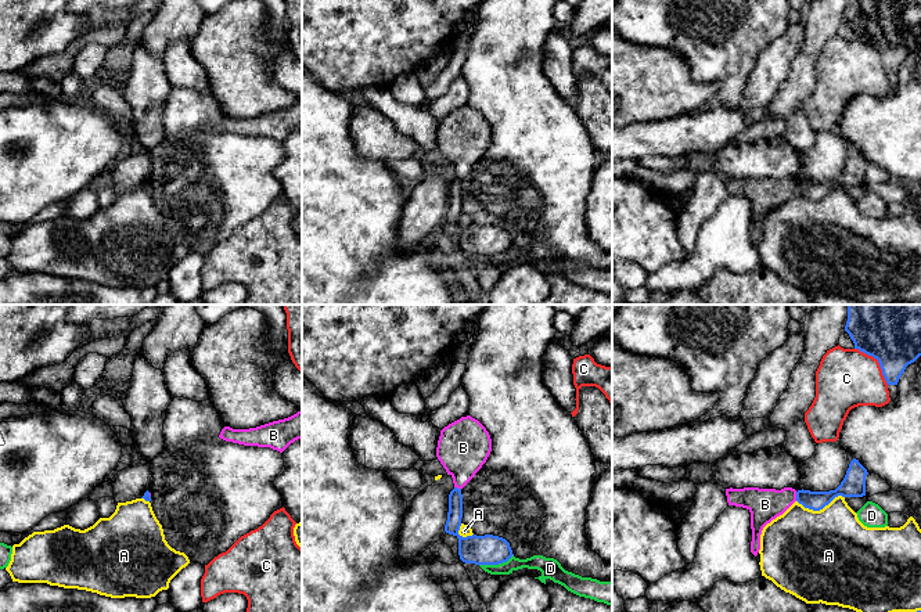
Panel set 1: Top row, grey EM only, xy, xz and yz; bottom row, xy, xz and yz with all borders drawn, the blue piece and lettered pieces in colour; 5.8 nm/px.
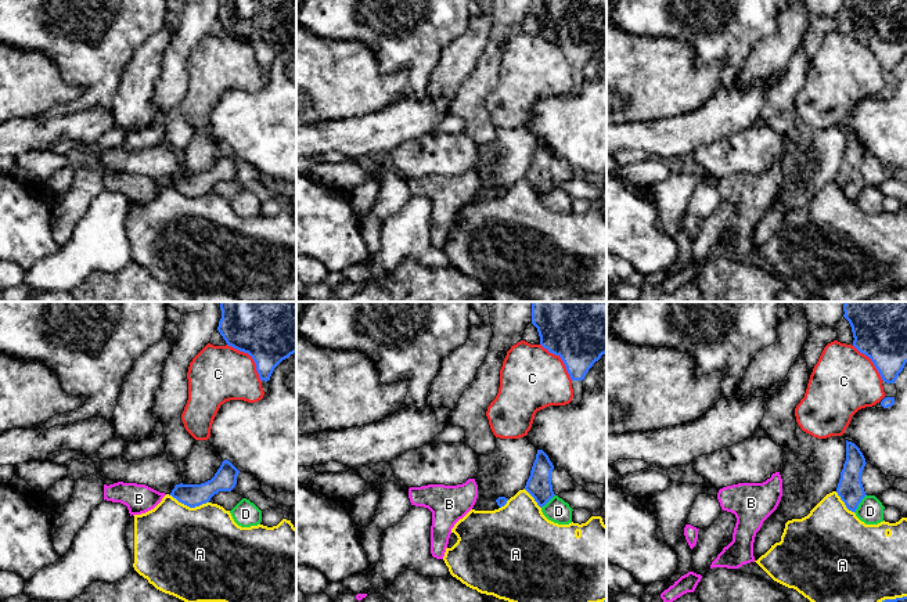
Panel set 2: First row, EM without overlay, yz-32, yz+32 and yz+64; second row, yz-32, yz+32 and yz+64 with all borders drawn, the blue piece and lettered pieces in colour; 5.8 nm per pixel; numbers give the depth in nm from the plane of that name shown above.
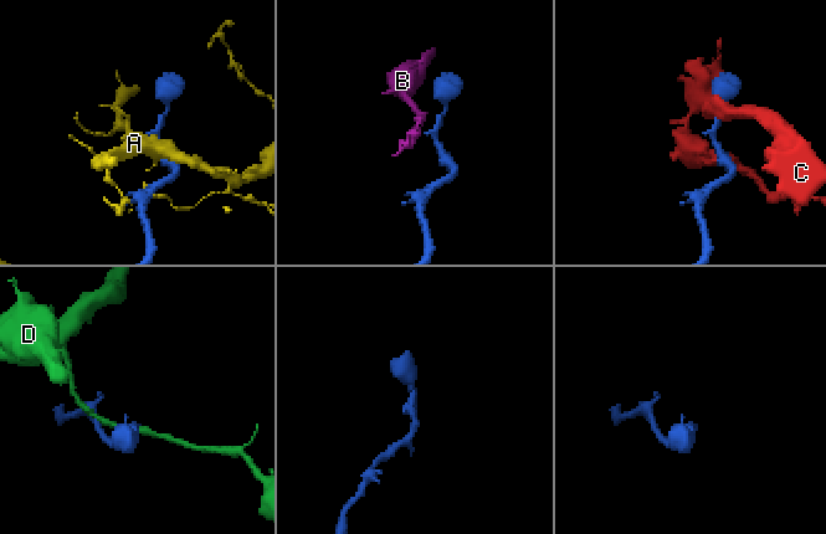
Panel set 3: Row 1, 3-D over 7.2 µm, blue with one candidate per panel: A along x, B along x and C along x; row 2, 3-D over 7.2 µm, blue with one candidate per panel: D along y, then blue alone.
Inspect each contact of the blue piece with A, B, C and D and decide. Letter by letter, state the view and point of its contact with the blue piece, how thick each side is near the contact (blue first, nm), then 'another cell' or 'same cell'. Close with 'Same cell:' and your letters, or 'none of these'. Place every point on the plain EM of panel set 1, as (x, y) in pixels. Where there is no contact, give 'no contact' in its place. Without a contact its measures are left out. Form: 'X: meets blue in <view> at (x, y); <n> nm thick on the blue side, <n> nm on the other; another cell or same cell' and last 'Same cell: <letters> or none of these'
A: meets blue in yz at (820, 198); 140 nm thick on the blue side, 480 nm on the other; another cell
B: meets blue in yz at (797, 186); 110 nm thick on the blue side, 190 nm on the other; another cell
C: meets blue in yz at (878, 51); 320 nm thick on the blue side, 340 nm on the other; another cell
D: meets blue in xz at (496, 254); 180 nm thick on the blue side, 90 nm on the other; another cell
Same cell: none of these

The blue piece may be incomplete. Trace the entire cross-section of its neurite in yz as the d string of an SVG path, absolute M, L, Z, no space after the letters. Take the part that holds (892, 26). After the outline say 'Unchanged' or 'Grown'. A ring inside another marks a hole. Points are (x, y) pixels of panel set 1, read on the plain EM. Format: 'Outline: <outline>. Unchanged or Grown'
Outline: M848 0L845 21L855 39L878 50L888 75L897 75L906 57L921 46L921 0Z. Unchanged

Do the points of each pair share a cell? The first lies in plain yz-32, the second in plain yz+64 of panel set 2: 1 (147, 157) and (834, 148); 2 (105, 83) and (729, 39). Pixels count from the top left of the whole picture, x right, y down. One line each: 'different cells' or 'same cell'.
1: different cells
2: same cell

